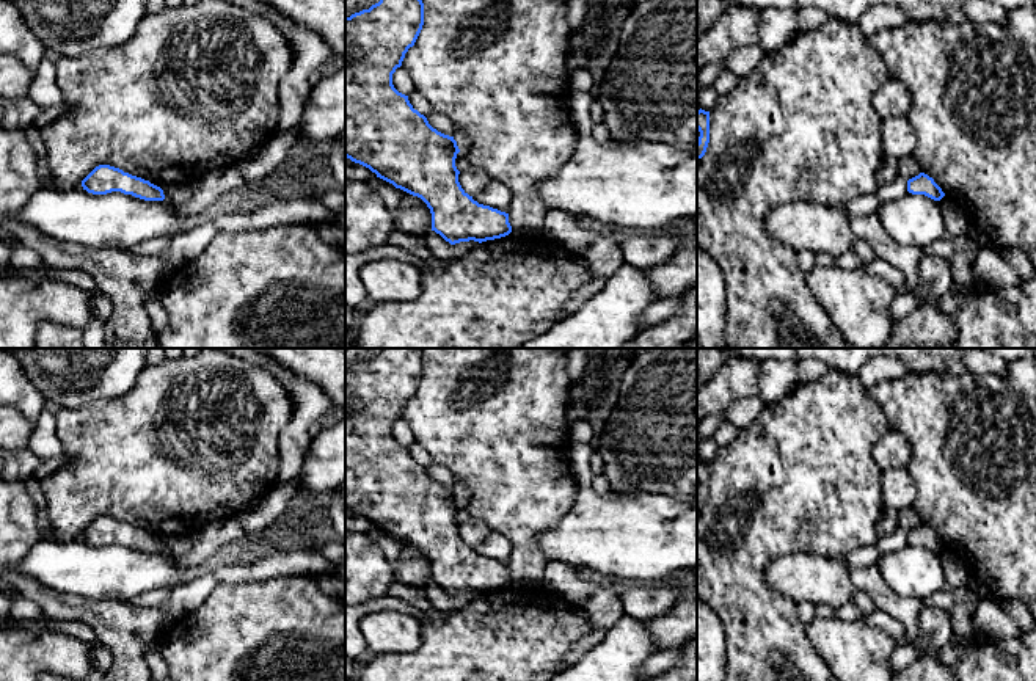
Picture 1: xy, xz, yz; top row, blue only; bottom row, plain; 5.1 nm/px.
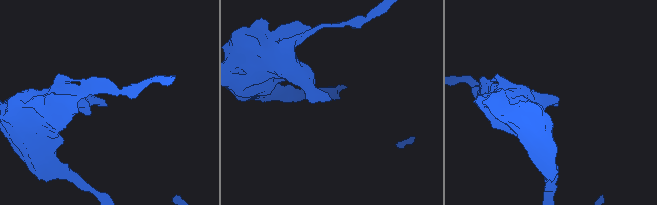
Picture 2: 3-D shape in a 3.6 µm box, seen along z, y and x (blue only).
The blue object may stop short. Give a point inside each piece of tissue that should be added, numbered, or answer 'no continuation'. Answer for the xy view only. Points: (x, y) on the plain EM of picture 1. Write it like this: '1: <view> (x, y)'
no continuation

